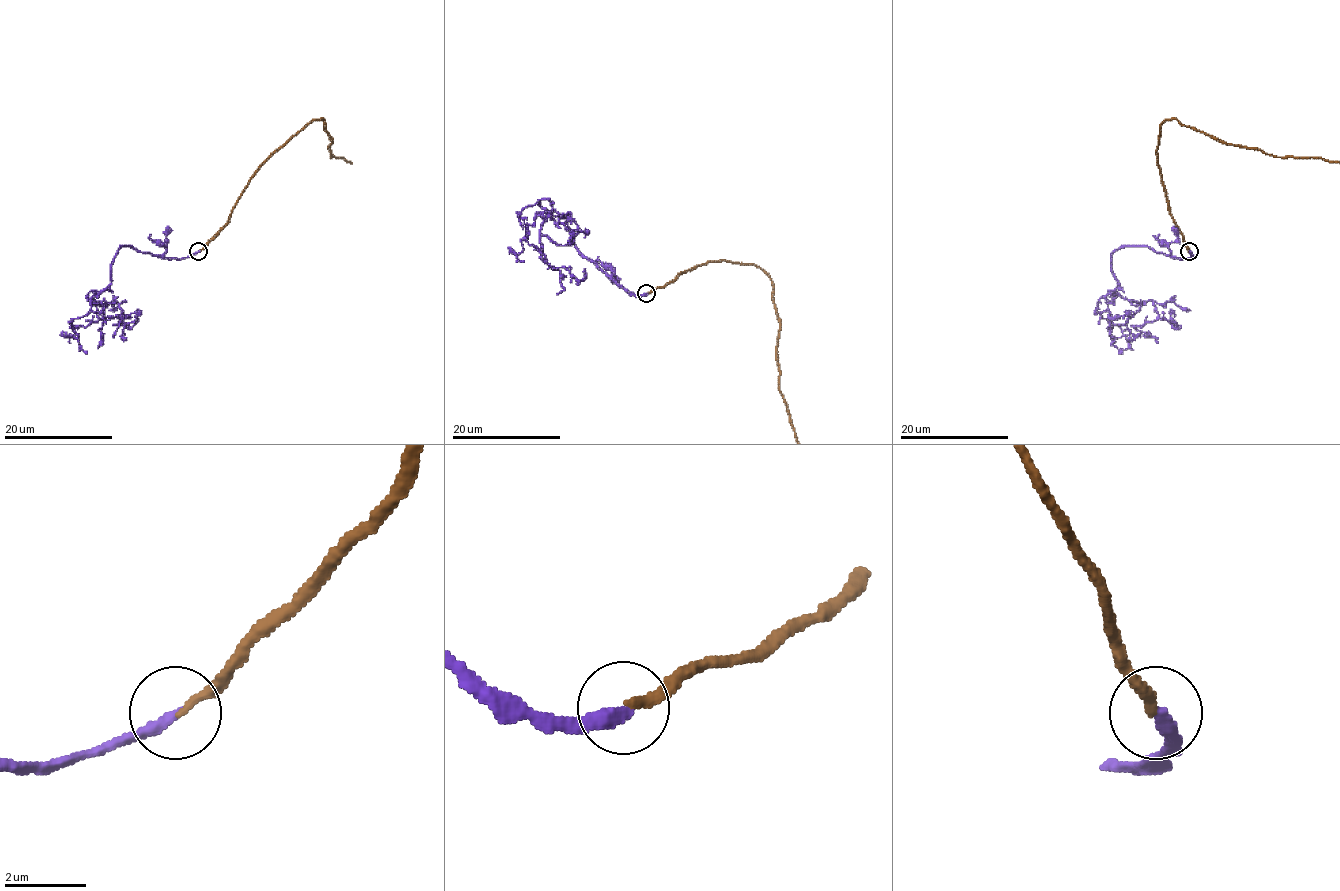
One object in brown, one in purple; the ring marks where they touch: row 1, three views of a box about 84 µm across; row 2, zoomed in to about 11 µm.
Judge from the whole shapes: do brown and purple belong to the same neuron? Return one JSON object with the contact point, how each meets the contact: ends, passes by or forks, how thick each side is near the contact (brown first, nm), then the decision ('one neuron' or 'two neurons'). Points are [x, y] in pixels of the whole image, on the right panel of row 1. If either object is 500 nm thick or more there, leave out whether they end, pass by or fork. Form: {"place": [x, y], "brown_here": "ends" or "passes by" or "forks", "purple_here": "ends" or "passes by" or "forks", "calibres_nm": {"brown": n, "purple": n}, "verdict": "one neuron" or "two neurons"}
{"place": [1189, 251], "brown_here": "ends", "purple_here": "ends", "calibres_nm": {"brown": 200, "purple": 320}, "verdict": "one neuron"}

